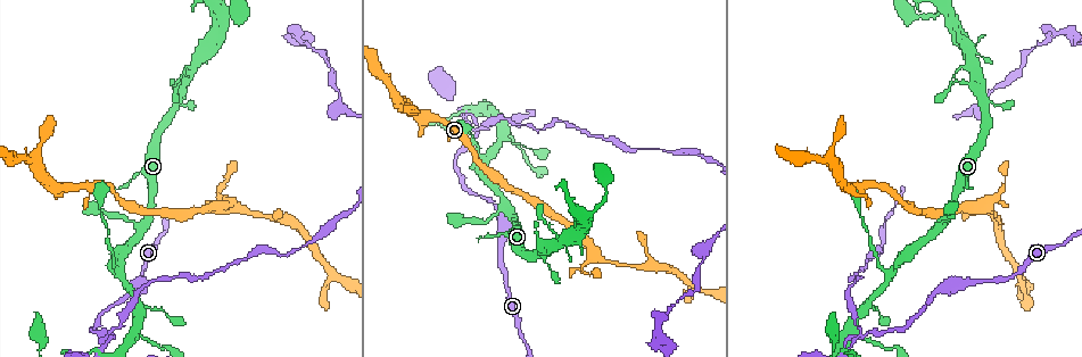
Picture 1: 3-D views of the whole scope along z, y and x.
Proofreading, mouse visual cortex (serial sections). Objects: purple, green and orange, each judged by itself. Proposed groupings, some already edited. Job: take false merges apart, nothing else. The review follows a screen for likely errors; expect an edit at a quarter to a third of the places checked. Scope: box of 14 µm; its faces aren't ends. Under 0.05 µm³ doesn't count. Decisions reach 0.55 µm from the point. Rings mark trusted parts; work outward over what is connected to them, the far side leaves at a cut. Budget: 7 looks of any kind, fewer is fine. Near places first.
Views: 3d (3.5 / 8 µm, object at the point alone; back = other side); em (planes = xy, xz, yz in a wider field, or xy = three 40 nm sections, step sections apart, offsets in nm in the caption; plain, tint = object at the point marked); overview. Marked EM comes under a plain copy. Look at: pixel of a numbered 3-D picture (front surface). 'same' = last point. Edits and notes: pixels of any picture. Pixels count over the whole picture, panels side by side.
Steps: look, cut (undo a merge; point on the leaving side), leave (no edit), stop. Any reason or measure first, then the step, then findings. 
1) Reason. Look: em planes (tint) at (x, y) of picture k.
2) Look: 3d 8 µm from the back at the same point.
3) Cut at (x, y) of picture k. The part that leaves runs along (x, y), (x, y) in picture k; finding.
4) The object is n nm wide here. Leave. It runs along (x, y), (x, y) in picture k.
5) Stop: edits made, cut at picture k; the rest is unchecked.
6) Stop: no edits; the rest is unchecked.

Branch point. Look: 3d 8 µm at (974, 64) of picture 1.

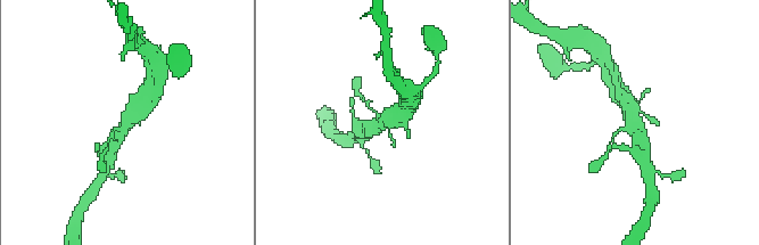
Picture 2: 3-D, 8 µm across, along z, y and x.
Look: 3d 3.5 µm at (636, 128) of picture 2.

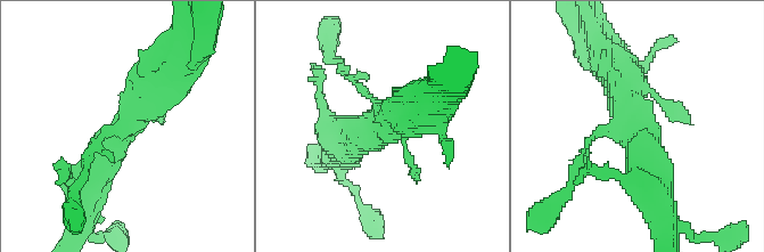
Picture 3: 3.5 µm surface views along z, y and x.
3 arms meet here; the arms are 100, 450, 500 nm wide; now the EM. Look: em xy step 3 (tint) at (384, 129) of picture 3.

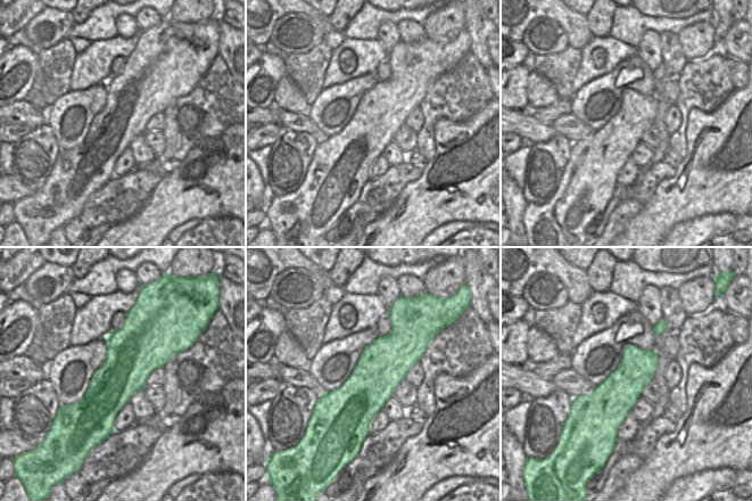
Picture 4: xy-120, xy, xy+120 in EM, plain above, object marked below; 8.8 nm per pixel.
Leave. It runs along (85, 185), (107, 146), (177, 65) in picture 3; continuous, no second cell.

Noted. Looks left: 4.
Calibre changes. Look: 3d 3.5 µm at (478, 133) of picture 1.

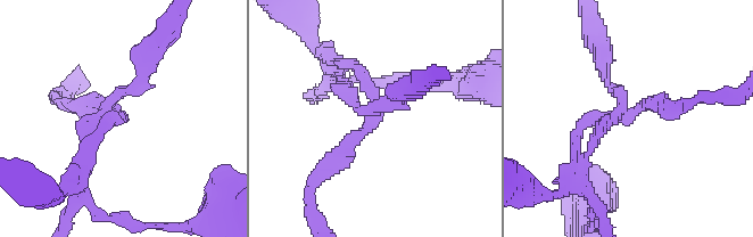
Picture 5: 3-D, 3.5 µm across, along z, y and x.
Need the tissue. Look: em xy step 3 (tint) at (634, 116) of picture 5.

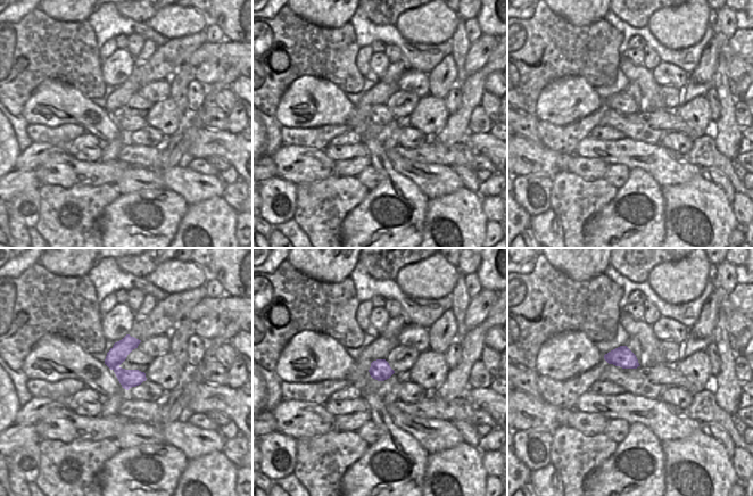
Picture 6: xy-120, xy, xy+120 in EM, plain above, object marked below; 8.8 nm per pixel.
Cut at (397, 106) of picture 5. The part that leaves runs along (364, 114), (420, 82) in picture 5; two cells meet here.

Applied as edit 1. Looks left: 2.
See it whole again. Look: overview.

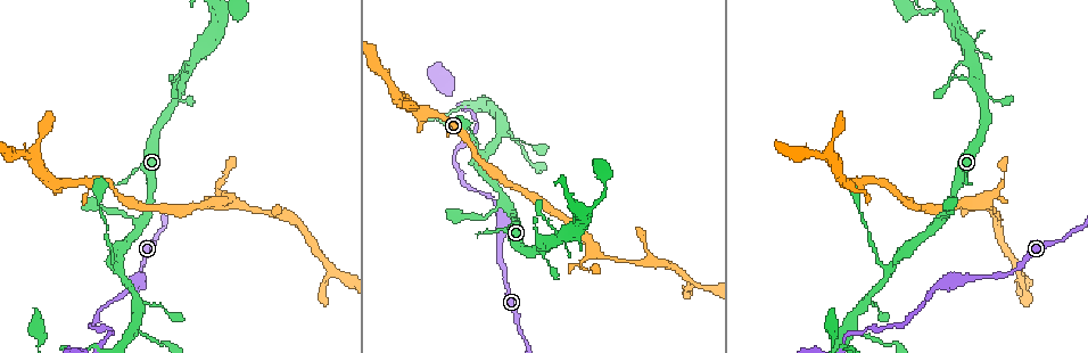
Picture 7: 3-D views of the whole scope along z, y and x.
Branch point. Look: 3d 3.5 µm at (1015, 264) of picture 7.

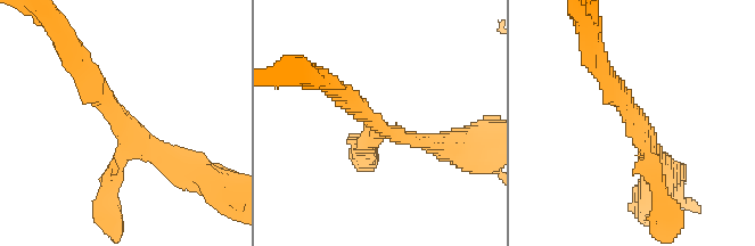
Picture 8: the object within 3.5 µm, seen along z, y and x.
Leave. It runs along (83, 71), (129, 126), (188, 165) in picture 8; one cell here.

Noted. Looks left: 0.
Stop: edits made, cut at picture 5; the rest is unchecked.

